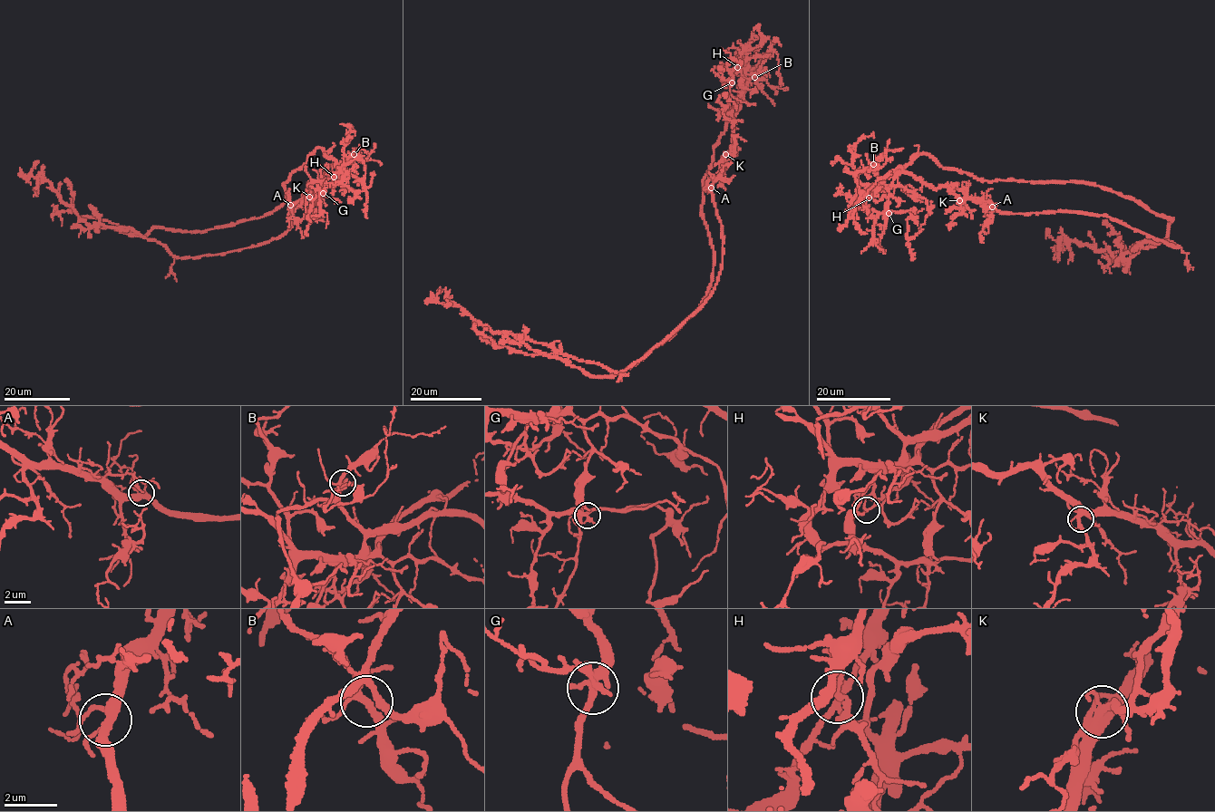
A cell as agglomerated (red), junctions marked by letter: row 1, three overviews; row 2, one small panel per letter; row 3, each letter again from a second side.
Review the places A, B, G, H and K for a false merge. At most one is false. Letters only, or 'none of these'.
H

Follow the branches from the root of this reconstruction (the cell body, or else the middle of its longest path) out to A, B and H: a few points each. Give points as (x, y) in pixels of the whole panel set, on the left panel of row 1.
A: (277, 208), (290, 176), (323, 149), (337, 172), (330, 166), (313, 192), (290, 205)
B: (277, 208), (287, 198), (285, 182), (317, 147), (333, 159), (339, 169), (354, 154)
H: (277, 208), (287, 198), (285, 182), (317, 147), (333, 159), (340, 169), (334, 177)

